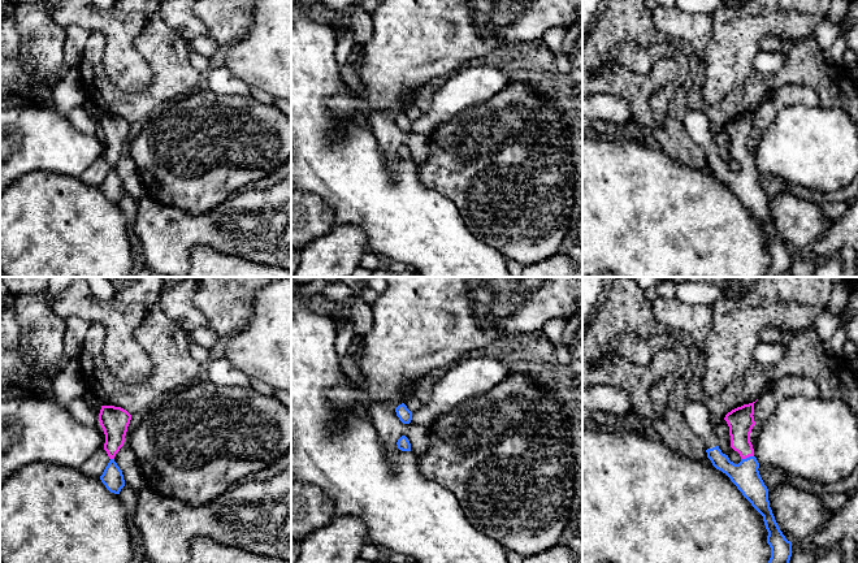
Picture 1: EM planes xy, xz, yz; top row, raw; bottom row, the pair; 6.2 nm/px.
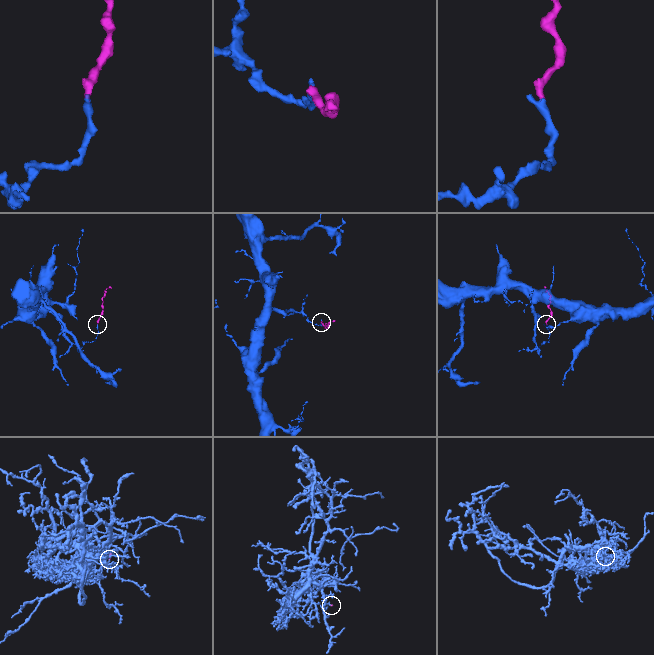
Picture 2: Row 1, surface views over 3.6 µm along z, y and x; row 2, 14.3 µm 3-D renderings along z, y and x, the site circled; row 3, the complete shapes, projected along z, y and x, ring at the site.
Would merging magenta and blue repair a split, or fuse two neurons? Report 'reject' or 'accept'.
accept

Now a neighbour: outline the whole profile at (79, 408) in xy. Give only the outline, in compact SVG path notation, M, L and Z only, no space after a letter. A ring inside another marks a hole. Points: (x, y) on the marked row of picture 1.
M82 398L72 400L68 404L66 410L72 413L75 420L86 425L98 425L100 423L99 415L92 411L88 406L88 402Z

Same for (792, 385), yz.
M796 374L781 377L770 389L764 390L754 403L753 416L755 424L770 419L781 400L800 395L806 398L818 398L819 387L807 377Z

